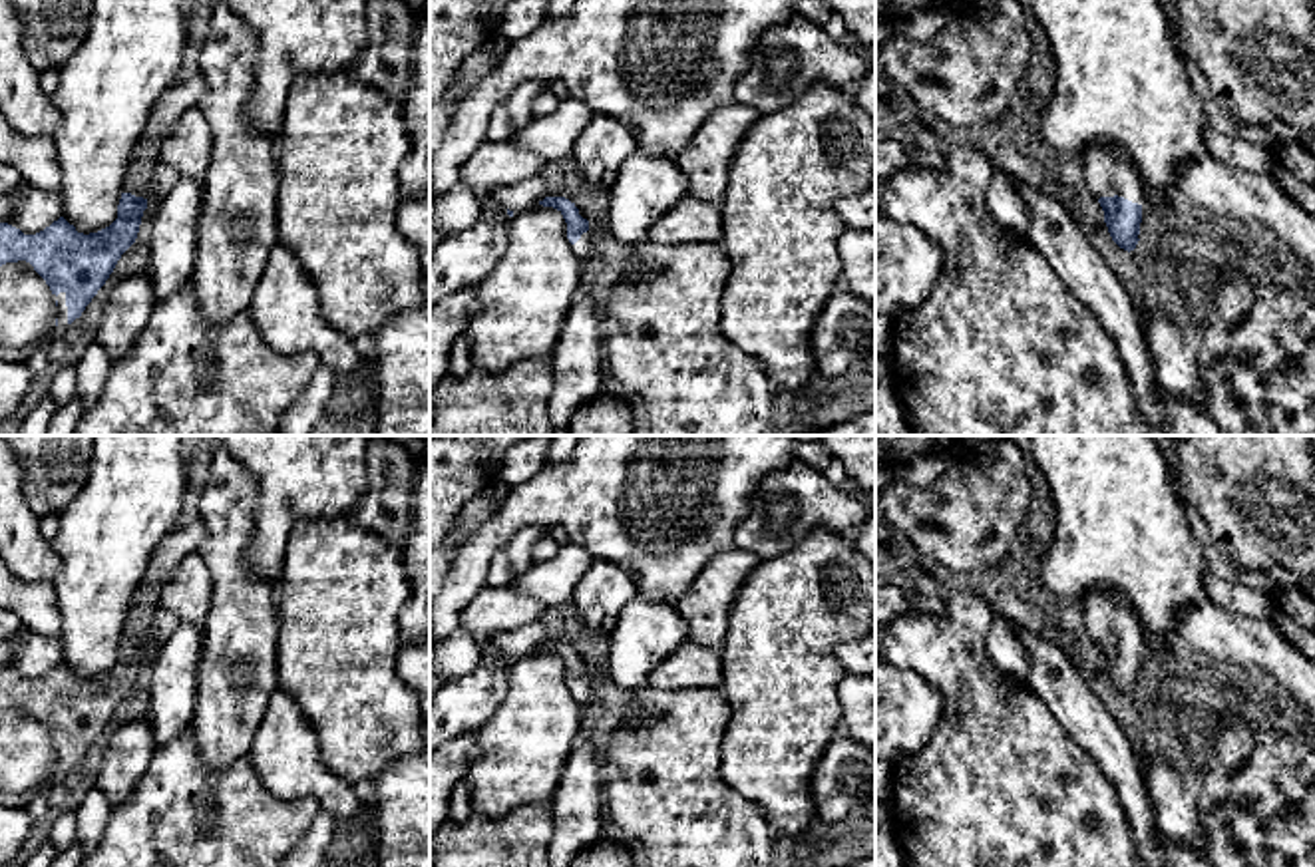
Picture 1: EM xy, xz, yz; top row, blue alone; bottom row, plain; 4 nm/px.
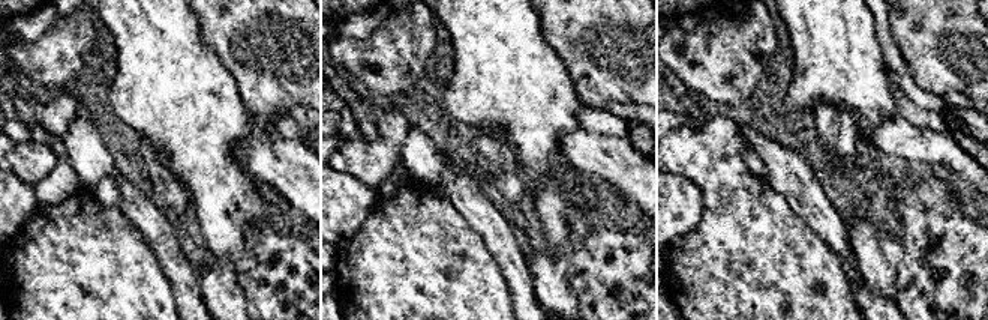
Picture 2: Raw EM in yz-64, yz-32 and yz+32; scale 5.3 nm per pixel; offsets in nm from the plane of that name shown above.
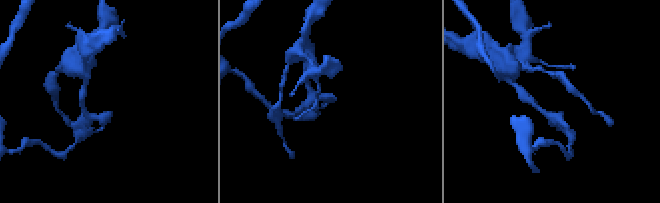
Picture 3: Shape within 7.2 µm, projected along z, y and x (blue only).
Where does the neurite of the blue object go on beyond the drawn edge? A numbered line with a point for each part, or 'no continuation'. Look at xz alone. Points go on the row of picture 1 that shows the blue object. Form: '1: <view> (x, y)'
1: xz (583, 247)

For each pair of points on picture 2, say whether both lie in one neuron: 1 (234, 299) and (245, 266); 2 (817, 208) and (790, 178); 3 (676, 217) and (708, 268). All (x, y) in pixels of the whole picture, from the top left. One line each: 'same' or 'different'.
1: different
2: same
3: different

